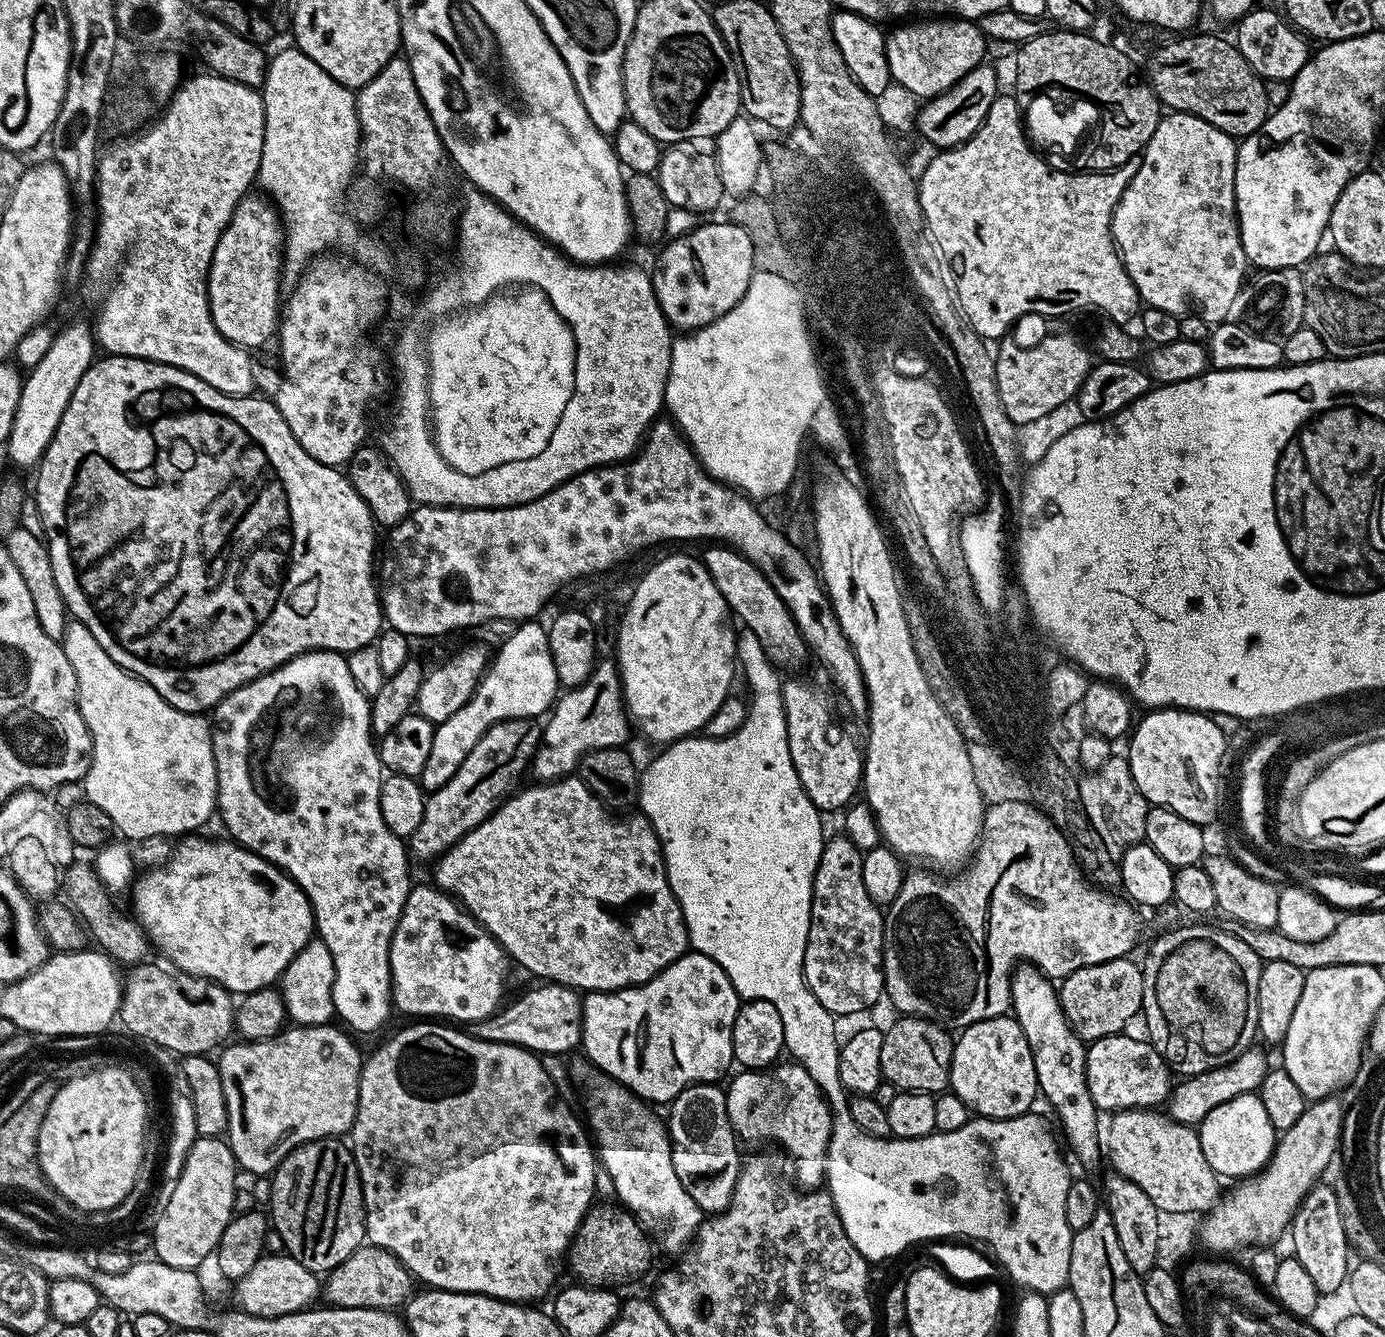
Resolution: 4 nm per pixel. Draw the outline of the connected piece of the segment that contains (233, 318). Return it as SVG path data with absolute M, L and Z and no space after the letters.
M249 194L240 200L235 208L234 214L231 216L231 221L228 223L226 230L223 231L222 237L218 240L214 254L212 255L212 265L208 271L208 309L212 315L214 326L218 326L218 330L229 342L235 344L238 348L246 348L255 350L260 348L268 339L275 337L278 332L278 321L280 320L280 311L282 309L282 298L280 302L280 280L282 281L282 261L284 258L284 226L282 218L276 206L264 196L262 198L257 194Z

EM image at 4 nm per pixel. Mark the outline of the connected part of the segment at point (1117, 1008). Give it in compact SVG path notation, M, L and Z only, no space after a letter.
M1123 956L1110 962L1074 970L1059 981L1060 1005L1070 1026L1085 1042L1118 1036L1132 1019L1141 1015L1144 1004L1144 973L1141 965Z

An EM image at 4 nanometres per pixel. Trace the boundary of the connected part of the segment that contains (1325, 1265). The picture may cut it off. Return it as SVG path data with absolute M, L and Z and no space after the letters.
M1317 1186L1311 1188L1308 1197L1300 1203L1300 1209L1296 1217L1292 1219L1290 1237L1292 1236L1292 1248L1294 1259L1302 1262L1302 1266L1310 1273L1314 1286L1322 1294L1336 1292L1345 1287L1349 1278L1350 1251L1343 1232L1343 1220L1345 1213L1340 1212L1338 1198L1334 1190L1329 1186Z

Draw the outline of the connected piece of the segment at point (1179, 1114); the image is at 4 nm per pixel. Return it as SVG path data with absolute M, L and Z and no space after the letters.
M1251 1048L1243 1052L1231 1063L1215 1067L1214 1070L1203 1071L1202 1074L1185 1077L1179 1081L1169 1093L1166 1102L1167 1113L1180 1124L1189 1126L1199 1125L1206 1114L1216 1106L1222 1105L1231 1098L1240 1097L1242 1094L1259 1091L1261 1082L1270 1067L1270 1061L1258 1048Z

